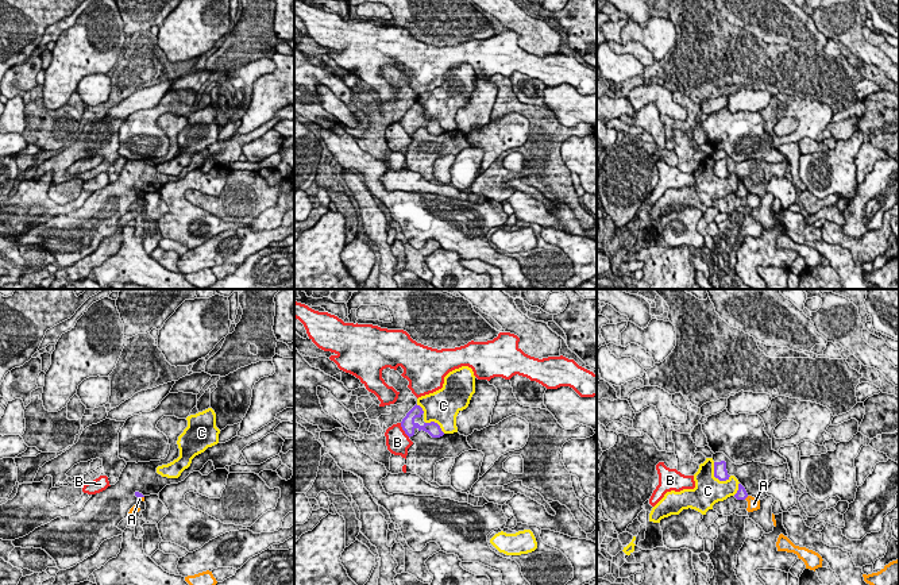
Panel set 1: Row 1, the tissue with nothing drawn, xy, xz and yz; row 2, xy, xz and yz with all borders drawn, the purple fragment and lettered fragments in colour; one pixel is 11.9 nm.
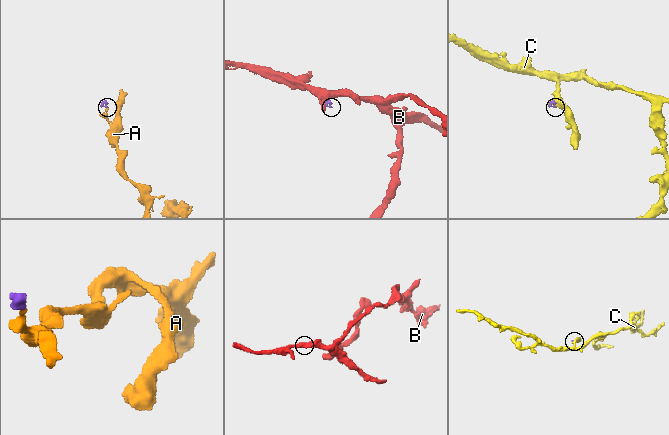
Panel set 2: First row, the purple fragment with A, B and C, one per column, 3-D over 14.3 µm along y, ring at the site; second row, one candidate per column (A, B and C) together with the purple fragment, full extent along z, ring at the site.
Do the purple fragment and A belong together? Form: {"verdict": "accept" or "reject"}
{"verdict": "reject"}

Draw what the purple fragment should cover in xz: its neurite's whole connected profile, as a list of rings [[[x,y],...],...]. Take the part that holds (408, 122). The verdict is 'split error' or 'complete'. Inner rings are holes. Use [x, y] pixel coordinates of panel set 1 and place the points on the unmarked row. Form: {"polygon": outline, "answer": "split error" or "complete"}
{"polygon": [[[417,101],[402,116],[401,124],[409,135],[416,132],[421,127],[428,130],[432,135],[440,135],[444,132],[444,130],[441,128],[441,126],[437,120],[435,120],[435,119],[425,120],[424,119],[424,108]]], "answer": "split error"}

